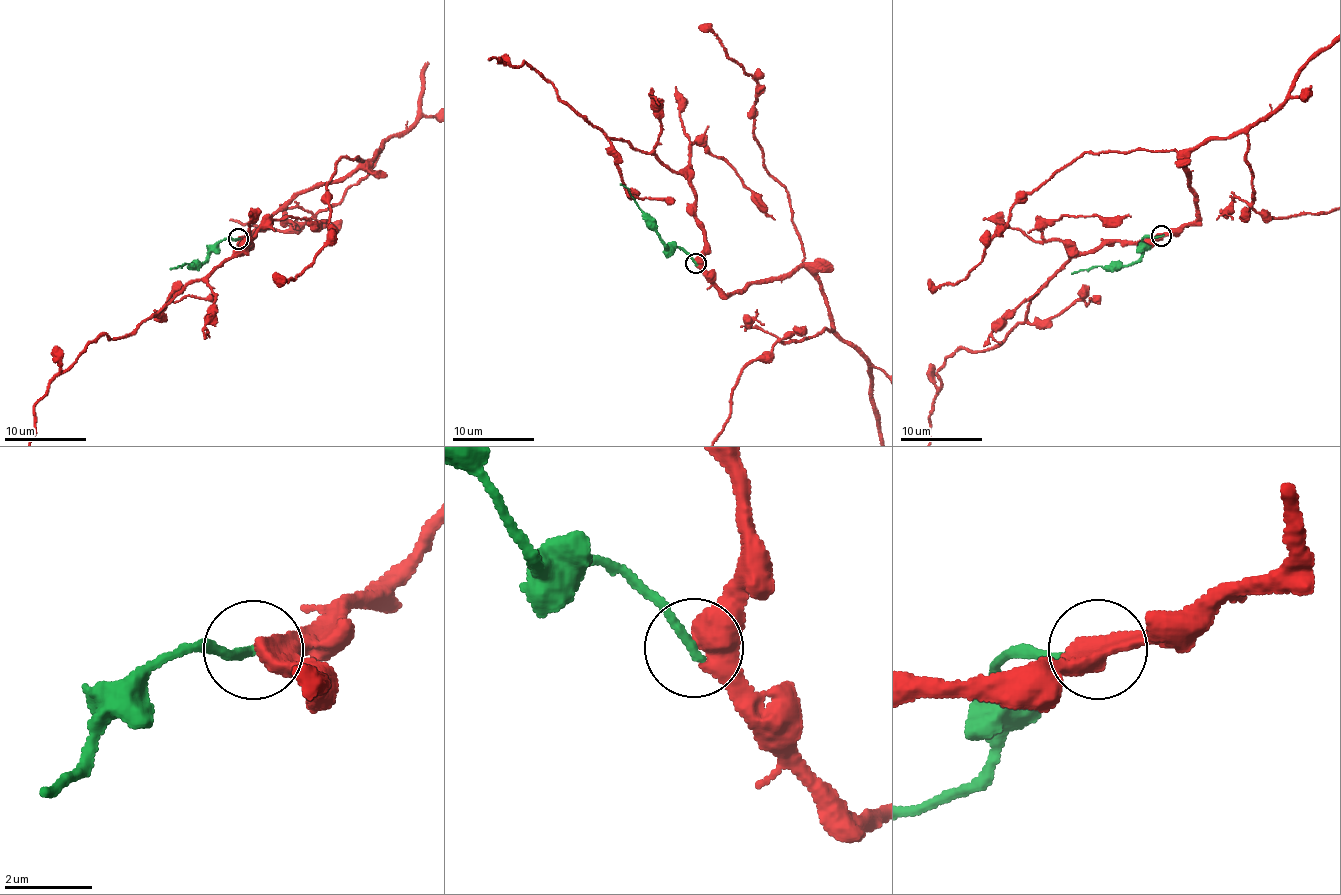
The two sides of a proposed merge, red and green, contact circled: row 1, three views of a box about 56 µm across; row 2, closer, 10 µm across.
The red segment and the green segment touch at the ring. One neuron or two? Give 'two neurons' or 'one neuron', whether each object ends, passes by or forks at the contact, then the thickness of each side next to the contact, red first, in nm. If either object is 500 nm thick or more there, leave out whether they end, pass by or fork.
one neuron; red passes by; green ends; calibres 480 and 220 nm

